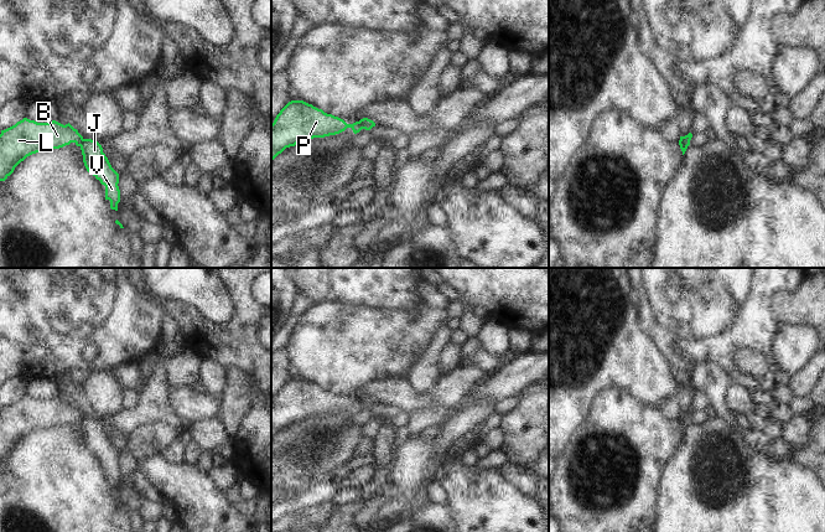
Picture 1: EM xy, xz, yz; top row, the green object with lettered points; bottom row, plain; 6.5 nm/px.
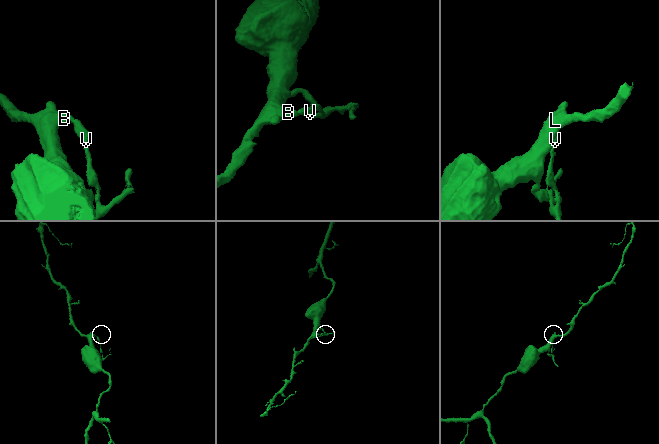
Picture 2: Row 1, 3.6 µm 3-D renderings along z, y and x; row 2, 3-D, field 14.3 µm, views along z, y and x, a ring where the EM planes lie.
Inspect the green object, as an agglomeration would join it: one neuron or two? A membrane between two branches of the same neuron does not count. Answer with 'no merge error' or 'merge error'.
merge error

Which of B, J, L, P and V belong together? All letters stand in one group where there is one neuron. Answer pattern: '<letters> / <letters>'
B L P / J V

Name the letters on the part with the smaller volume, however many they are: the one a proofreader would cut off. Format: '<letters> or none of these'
J, V

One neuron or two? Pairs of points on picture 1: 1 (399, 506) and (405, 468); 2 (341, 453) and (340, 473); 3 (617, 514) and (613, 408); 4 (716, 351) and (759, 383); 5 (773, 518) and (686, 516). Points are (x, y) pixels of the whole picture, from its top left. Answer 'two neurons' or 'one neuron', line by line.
1: one neuron
2: two neurons
3: one neuron
4: one neuron
5: one neuron

